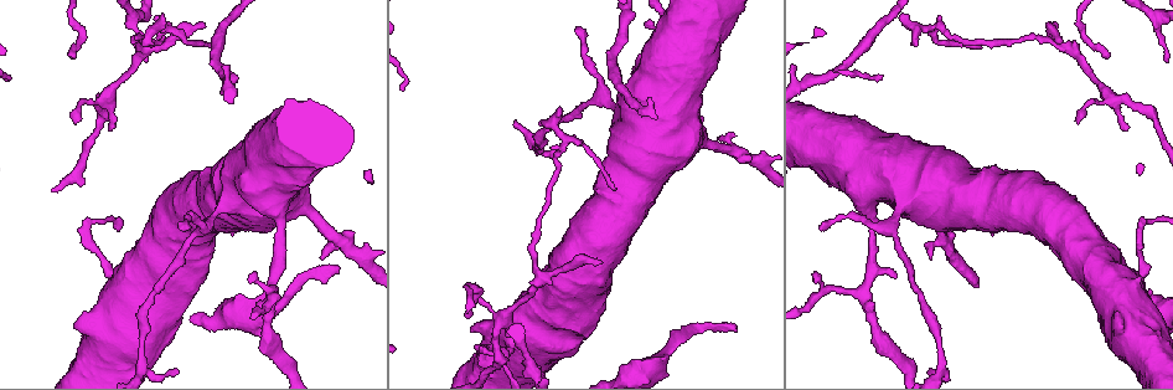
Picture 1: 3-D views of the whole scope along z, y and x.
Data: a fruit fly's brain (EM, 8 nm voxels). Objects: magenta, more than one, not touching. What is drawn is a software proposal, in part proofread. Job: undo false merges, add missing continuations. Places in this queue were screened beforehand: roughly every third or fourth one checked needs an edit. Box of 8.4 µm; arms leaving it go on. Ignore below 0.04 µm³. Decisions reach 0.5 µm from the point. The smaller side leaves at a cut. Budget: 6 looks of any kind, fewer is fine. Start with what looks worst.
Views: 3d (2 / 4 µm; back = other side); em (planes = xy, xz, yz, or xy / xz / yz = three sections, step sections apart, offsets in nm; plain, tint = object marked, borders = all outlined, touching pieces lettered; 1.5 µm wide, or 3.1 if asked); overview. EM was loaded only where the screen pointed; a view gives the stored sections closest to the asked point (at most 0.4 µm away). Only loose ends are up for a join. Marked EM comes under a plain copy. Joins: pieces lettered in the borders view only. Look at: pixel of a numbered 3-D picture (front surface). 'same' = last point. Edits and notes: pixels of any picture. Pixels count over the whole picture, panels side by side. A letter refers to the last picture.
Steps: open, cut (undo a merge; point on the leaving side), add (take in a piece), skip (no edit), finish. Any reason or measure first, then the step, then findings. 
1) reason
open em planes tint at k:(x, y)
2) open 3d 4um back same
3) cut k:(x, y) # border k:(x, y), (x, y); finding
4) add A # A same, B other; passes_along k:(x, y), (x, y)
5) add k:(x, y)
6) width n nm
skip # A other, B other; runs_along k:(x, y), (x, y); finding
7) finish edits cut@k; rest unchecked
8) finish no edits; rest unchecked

open em planes borders at 1:(644, 23)

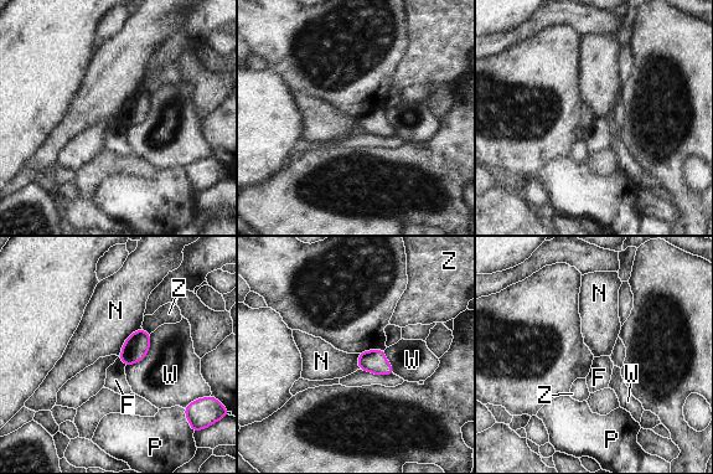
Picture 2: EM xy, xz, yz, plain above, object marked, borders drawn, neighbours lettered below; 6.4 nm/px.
skip # F other, N other, P other, W other, Z other; border 2:(141, 328), (129, 335), (118, 355); none of them fits

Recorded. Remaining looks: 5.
free end
open em planes tint at 1:(615, 190)

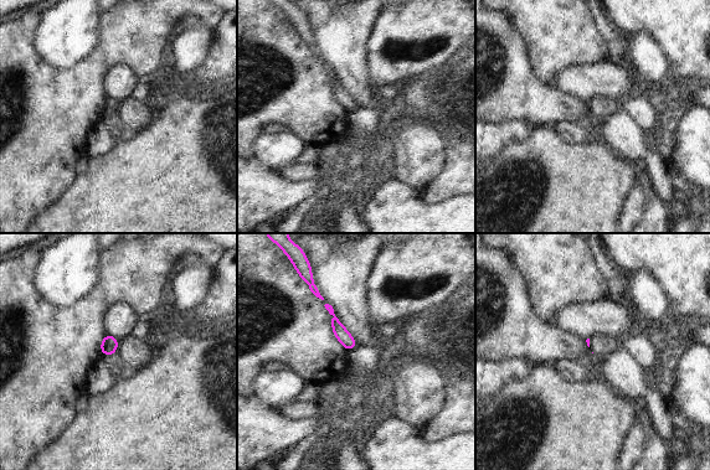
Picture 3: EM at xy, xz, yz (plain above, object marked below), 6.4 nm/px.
see the neighbours
open em planes borders same

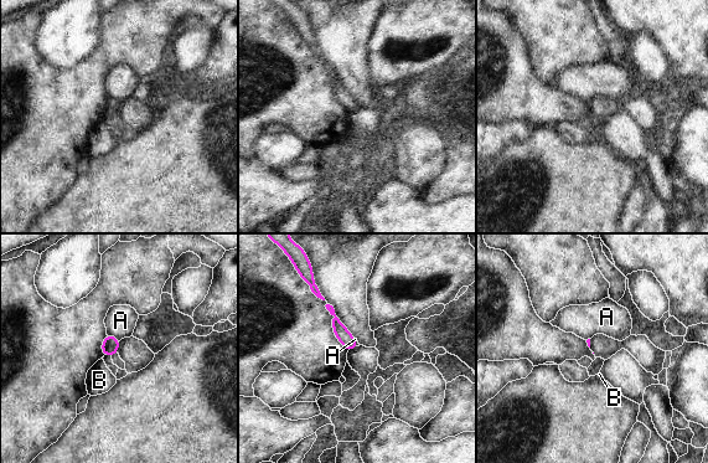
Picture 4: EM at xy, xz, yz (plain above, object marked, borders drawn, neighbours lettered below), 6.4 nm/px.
skip # A other, B other; border 4:(107, 334), (112, 334), (119, 340); no lettered piece goes on from it

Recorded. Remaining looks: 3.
touches itself
open em planes borders at 1:(277, 214)

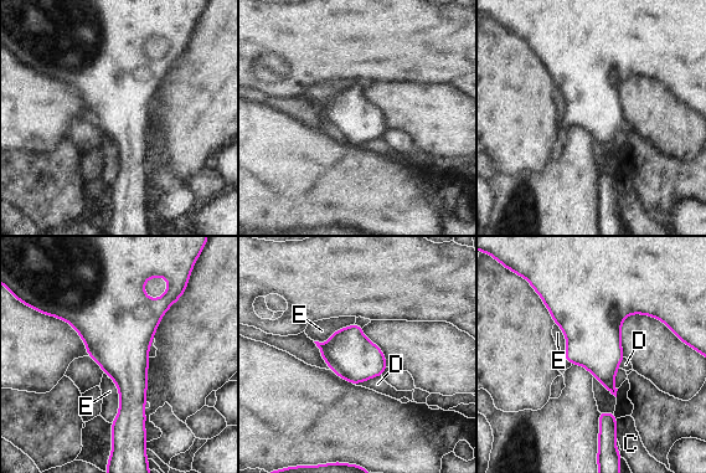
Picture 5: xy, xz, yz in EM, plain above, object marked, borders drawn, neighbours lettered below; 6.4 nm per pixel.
longest_contact E 300 nm
skip # C other, D other, E other; border 5:(111, 379), (118, 390), (112, 423); continuous, no second neuron

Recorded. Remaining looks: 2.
finish no edits; rest unchecked

